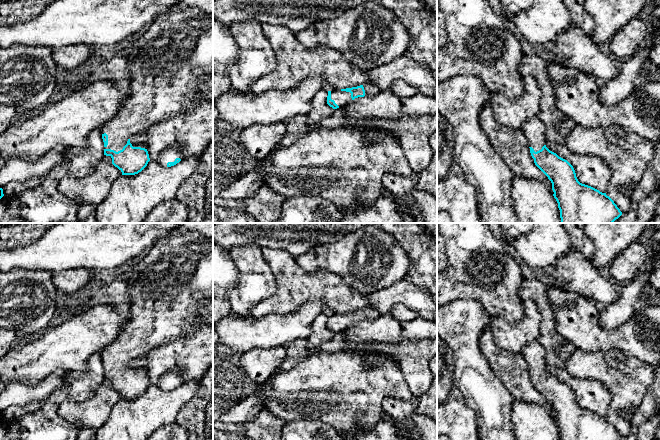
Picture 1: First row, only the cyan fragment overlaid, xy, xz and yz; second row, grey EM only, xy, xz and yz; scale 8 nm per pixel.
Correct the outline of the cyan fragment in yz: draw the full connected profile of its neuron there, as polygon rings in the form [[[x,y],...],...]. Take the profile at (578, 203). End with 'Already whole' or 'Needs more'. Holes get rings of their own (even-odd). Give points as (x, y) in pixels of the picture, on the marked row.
[[[539,115],[525,121],[522,130],[535,165],[552,183],[561,223],[613,223],[622,215],[606,193],[580,183],[573,166],[546,147],[546,126]]]. Needs more

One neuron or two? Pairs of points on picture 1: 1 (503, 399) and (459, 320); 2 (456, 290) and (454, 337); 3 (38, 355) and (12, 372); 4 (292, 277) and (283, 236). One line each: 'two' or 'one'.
1: one
2: two
3: one
4: two

